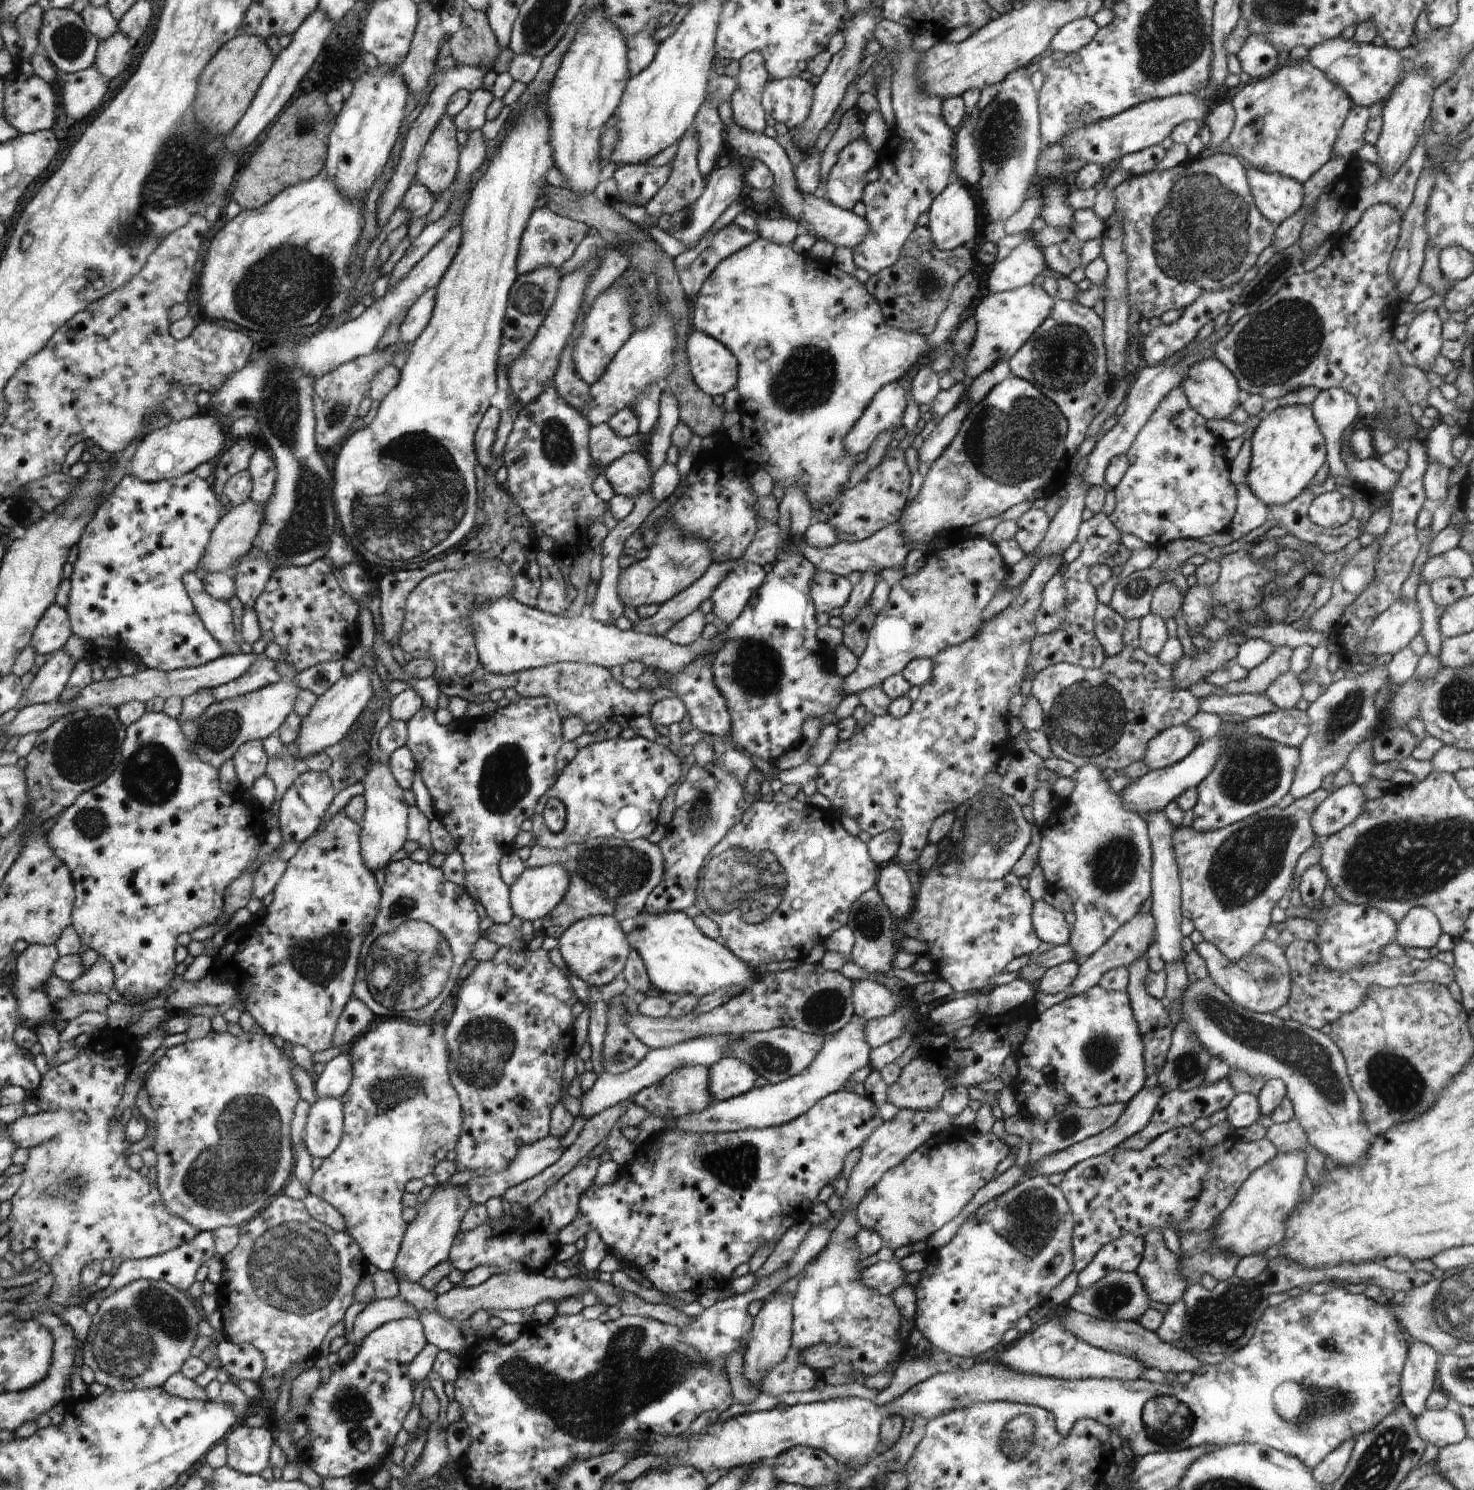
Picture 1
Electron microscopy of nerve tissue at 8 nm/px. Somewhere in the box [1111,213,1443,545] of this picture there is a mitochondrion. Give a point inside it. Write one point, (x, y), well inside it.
(1287, 336)

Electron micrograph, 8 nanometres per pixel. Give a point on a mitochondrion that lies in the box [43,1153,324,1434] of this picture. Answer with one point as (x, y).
(124, 1342)

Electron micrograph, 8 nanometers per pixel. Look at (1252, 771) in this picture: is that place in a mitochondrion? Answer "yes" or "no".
yes

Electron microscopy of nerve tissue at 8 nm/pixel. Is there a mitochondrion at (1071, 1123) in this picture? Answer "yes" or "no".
yes

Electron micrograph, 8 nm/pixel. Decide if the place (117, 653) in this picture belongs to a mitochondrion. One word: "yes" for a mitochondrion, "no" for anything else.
no

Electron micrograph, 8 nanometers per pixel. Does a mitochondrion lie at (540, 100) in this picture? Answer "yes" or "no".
no

